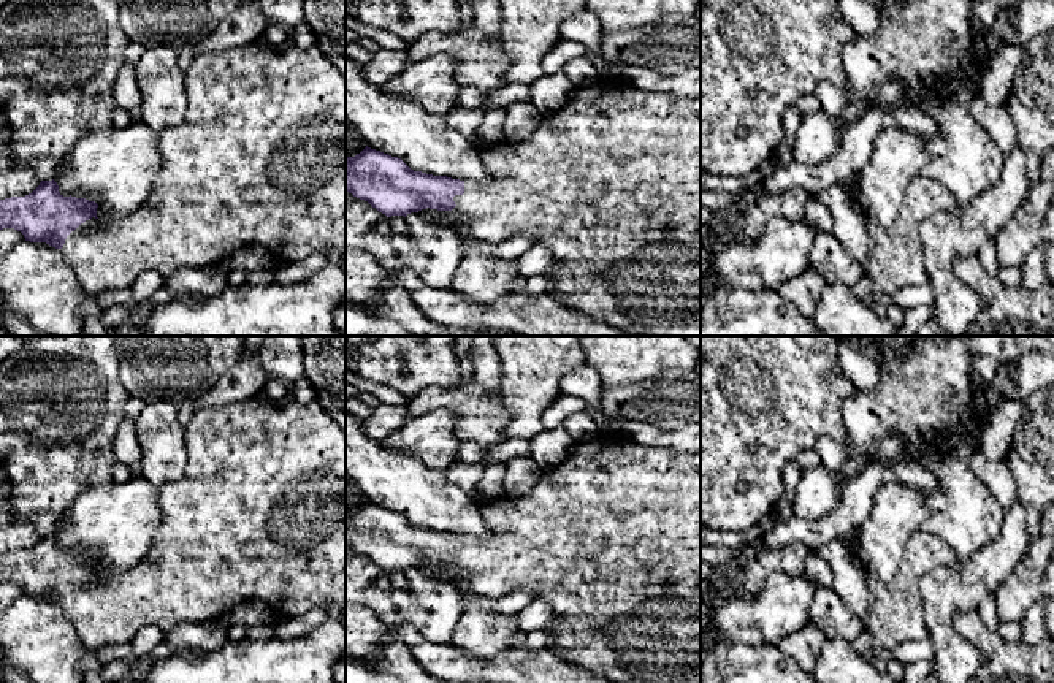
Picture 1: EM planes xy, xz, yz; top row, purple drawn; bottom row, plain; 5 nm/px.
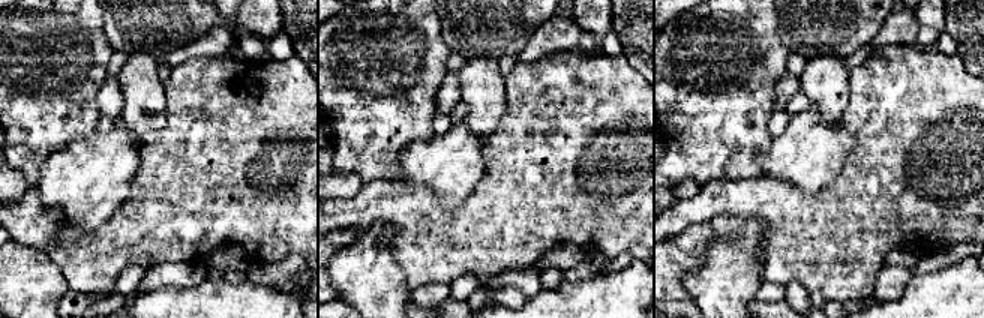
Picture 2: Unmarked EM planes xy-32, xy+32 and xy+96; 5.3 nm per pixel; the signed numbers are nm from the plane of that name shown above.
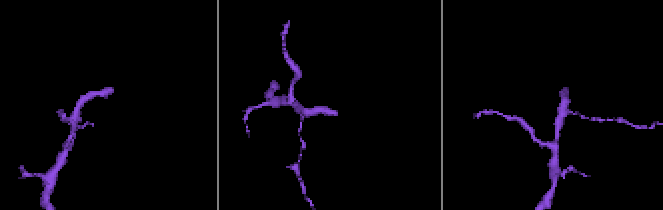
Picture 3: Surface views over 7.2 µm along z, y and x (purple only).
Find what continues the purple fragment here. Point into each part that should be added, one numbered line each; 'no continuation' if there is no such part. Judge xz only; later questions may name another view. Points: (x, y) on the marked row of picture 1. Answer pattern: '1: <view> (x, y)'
1: xz (611, 184)

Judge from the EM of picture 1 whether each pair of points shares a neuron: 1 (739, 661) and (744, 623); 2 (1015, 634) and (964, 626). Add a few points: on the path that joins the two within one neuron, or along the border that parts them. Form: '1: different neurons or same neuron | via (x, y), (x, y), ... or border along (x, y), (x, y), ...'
1: different neurons | border along (774, 644), (717, 645)
2: different neurons | border along (994, 631), (1007, 641), (1021, 641)

